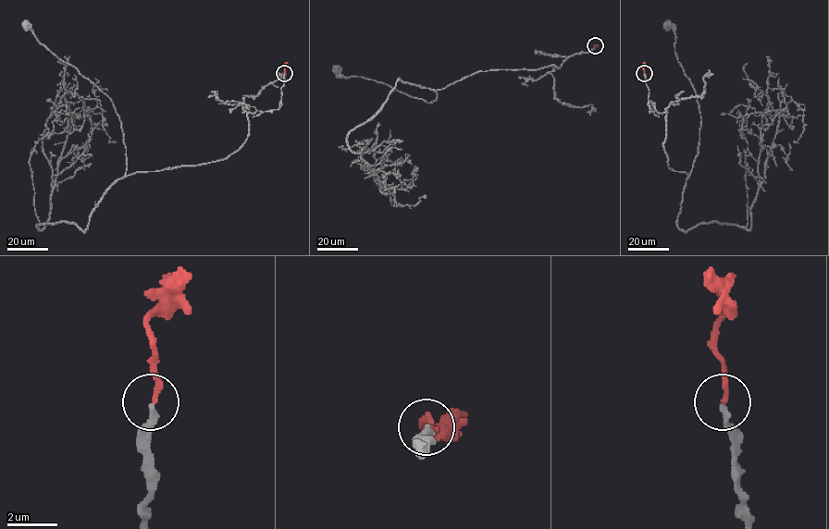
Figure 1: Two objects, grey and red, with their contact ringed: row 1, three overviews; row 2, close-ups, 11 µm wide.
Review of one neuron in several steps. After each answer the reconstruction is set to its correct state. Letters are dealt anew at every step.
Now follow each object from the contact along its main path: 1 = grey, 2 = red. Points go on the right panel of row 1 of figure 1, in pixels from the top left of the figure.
1: (644, 73), (649, 108), (666, 112), (668, 165), (688, 176), (701, 116), (668, 27)
2: (644, 73), (643, 62)

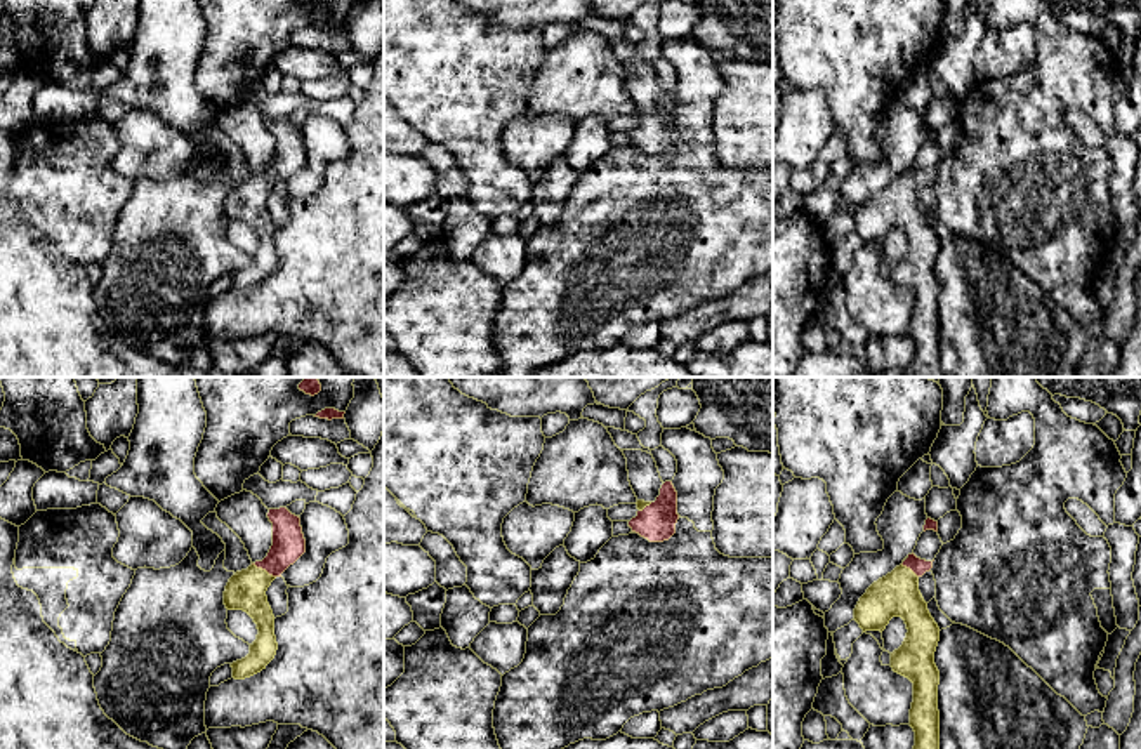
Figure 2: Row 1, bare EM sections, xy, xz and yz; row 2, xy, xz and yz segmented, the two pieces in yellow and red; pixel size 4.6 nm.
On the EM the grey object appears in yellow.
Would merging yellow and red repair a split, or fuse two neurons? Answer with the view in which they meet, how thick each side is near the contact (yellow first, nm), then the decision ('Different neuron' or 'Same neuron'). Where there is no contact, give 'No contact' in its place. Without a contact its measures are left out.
Touches yellow in xy. Thickness 180 nm (yellow) against 160 nm. Same neuron

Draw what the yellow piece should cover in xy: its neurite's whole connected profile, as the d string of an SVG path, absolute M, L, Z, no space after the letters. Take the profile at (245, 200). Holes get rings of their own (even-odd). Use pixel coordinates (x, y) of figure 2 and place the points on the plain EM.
M287 118L269 120L273 134L273 156L262 172L252 174L247 181L236 182L224 202L228 221L243 221L257 235L257 250L250 255L250 264L231 275L233 288L250 288L274 269L278 254L274 247L274 226L267 214L266 202L276 188L293 176L306 163L306 149L300 129Z

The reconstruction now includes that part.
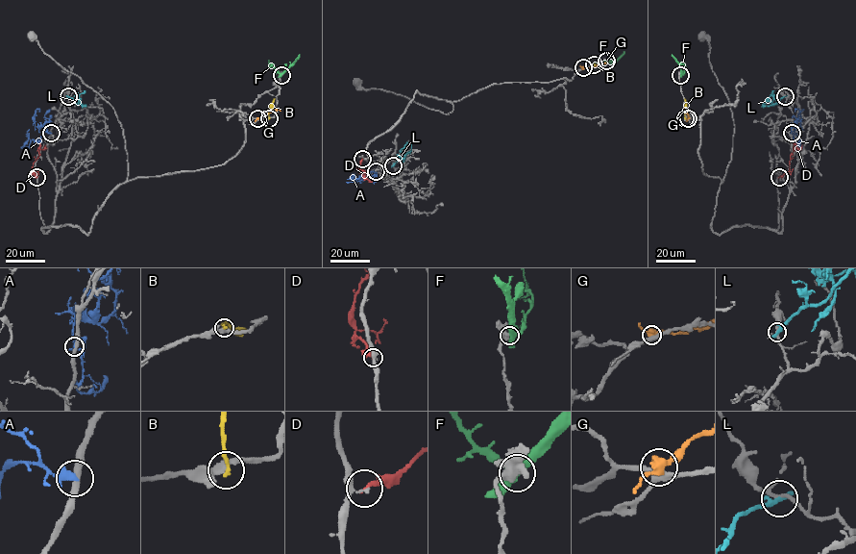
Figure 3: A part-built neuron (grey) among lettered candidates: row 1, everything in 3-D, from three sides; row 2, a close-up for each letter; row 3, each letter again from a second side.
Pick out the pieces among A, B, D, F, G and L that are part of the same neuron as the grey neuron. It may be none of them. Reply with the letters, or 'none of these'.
none of these

